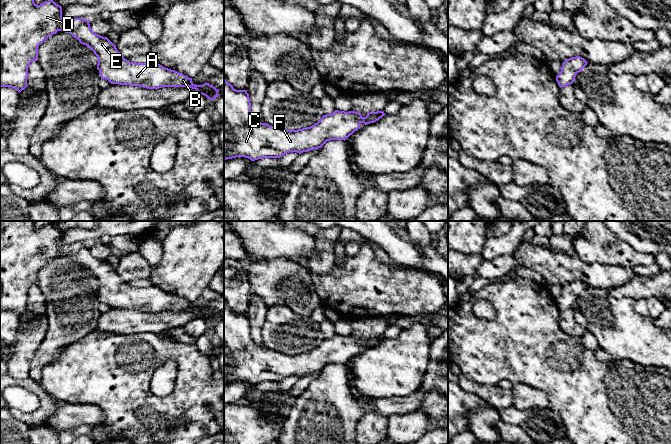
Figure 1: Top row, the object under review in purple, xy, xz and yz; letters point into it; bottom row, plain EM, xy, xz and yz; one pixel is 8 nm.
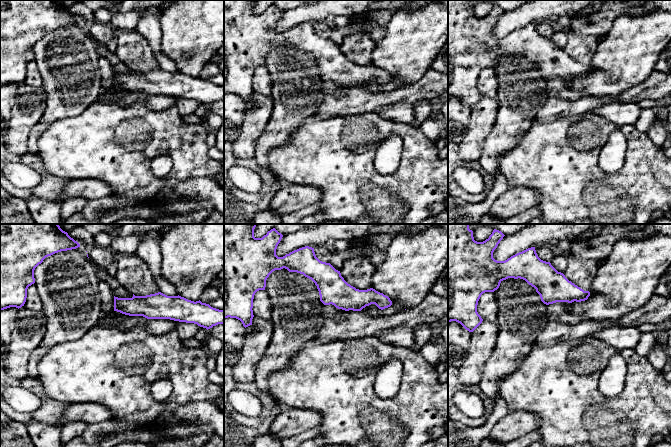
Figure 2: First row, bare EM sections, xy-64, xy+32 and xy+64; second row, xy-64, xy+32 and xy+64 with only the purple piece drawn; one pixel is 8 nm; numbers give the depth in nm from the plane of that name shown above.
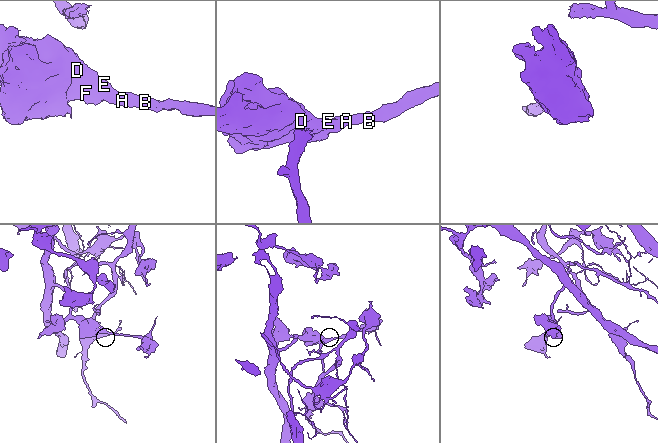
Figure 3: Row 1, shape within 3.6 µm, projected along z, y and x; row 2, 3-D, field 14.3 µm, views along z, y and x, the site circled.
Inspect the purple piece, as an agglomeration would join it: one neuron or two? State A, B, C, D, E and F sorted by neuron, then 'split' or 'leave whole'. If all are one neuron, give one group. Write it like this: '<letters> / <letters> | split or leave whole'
A B C D E F | leave whole

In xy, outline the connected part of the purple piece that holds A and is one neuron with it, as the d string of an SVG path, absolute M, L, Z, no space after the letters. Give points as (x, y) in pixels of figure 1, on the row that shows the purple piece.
M0 0L0 87L11 87L19 93L27 85L28 67L32 61L37 61L38 47L49 36L58 31L70 33L83 45L88 46L98 58L97 69L101 79L108 80L111 84L139 86L147 89L162 87L190 87L209 100L218 97L219 89L209 83L195 85L192 78L175 70L168 69L150 60L145 63L130 62L107 37L93 32L89 20L74 18L64 20L62 7L53 0L48 0L36 5L34 0Z

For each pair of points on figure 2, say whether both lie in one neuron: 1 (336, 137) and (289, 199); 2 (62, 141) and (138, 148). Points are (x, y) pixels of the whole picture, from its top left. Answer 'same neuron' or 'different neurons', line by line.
1: different neurons
2: same neuron

